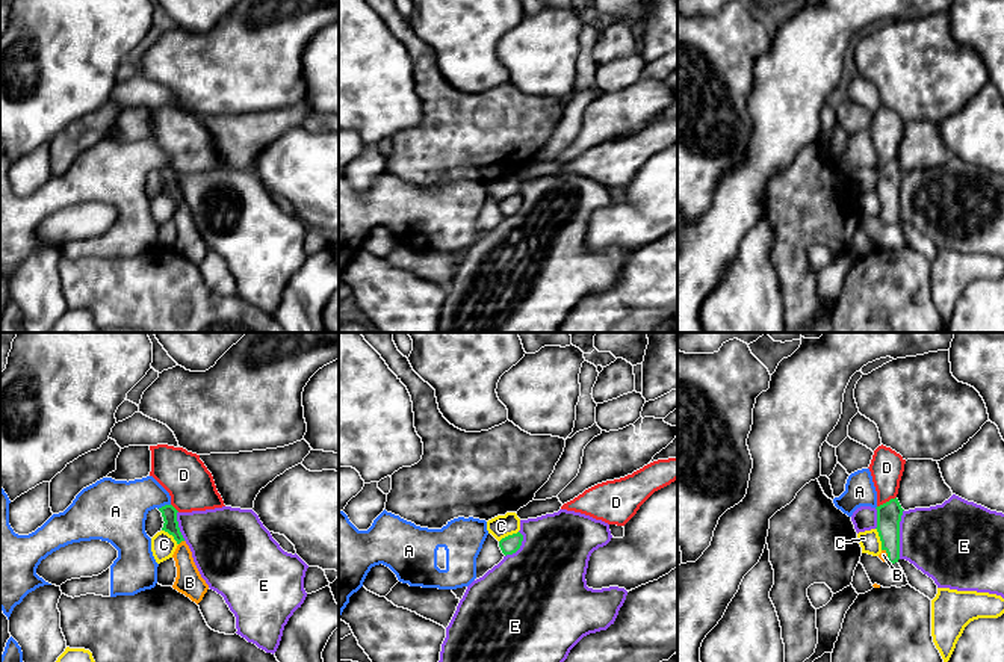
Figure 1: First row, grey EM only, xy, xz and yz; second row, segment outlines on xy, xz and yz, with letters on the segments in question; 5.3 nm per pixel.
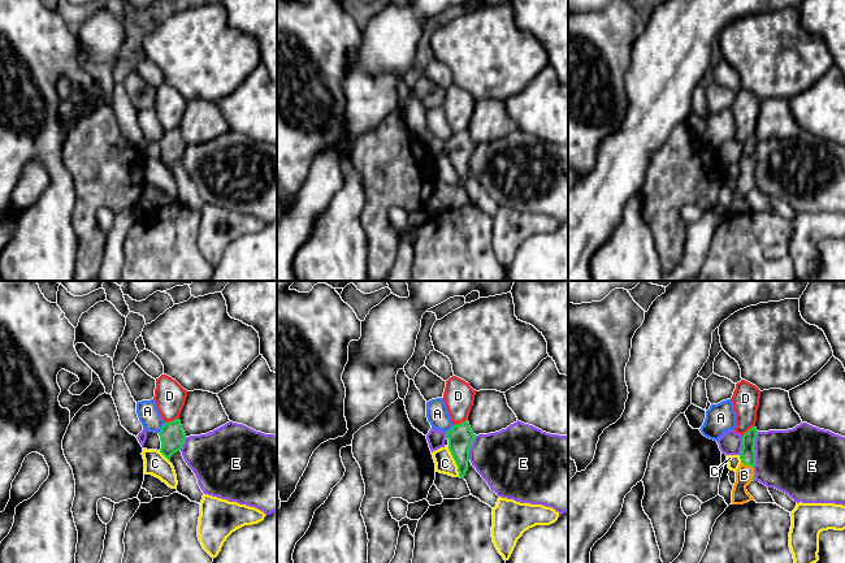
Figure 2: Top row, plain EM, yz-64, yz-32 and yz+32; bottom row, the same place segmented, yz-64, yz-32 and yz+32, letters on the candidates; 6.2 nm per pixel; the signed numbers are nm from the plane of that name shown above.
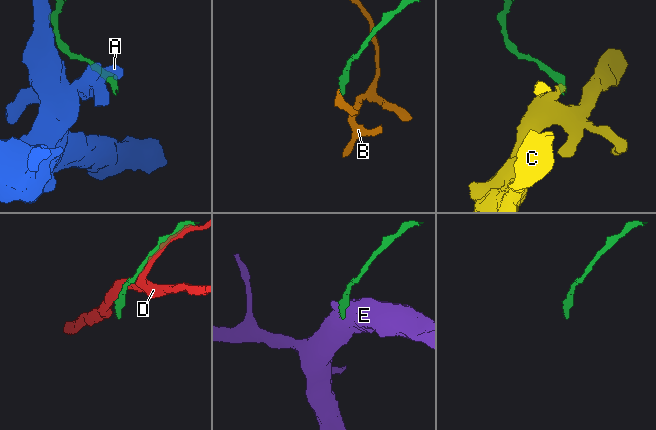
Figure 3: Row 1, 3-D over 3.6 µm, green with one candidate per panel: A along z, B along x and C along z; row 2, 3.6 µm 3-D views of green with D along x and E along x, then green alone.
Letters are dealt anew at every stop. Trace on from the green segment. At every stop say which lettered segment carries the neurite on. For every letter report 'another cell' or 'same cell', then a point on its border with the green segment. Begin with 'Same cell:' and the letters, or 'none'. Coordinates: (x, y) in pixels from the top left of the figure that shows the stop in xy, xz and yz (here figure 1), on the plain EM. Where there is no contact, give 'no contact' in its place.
Same cell: B
A: another cell; contact xy (165, 167)
B: same cell; contact xy (180, 203)
C: another cell; contact yz (880, 200)
D: another cell; contact yz (886, 163)
E: another cell; contact yz (898, 195)

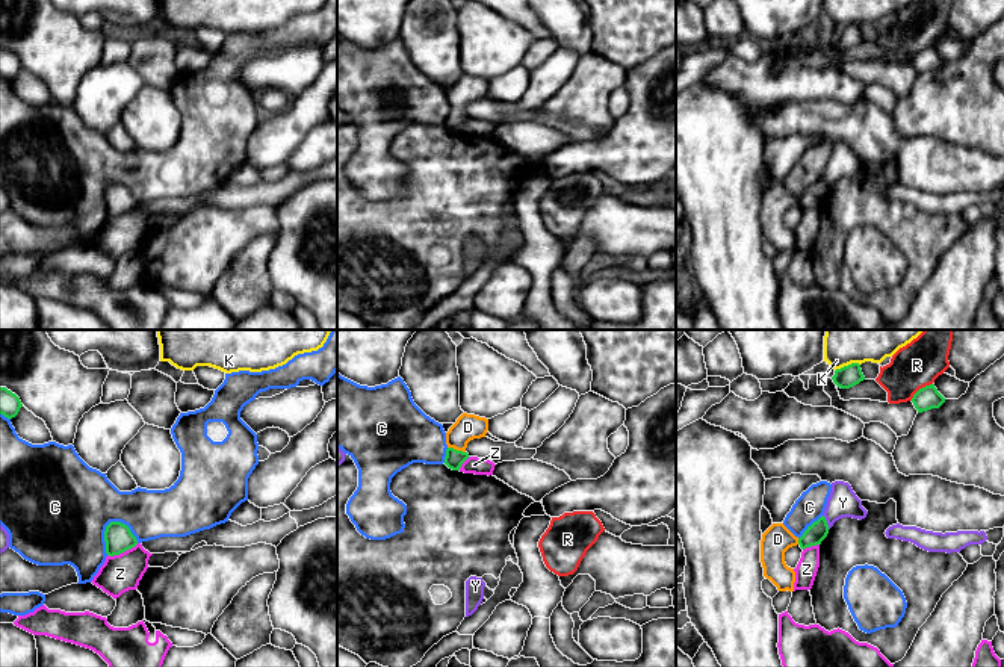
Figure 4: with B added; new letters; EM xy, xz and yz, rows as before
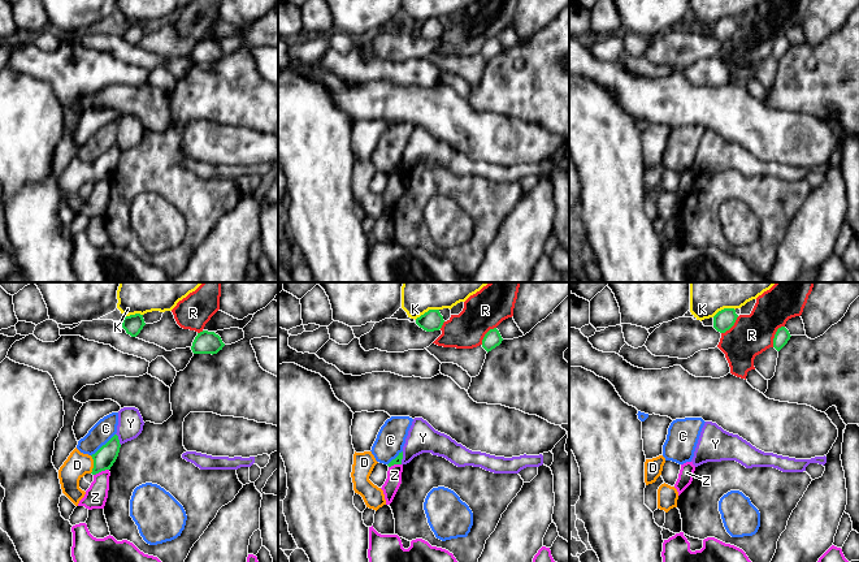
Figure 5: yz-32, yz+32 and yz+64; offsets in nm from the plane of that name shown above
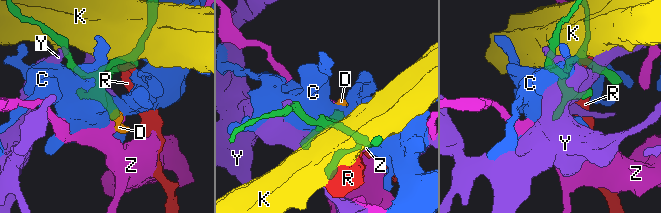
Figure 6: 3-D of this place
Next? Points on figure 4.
Same cell: D
C: another cell; contact xy (123, 185)
D: same cell; contact xz (457, 112)
K: another cell; contact yz (847, 27)
R: another cell; contact yz (920, 50)
Y: another cell; contact yz (826, 183)
Z: another cell; contact xy (123, 212)

